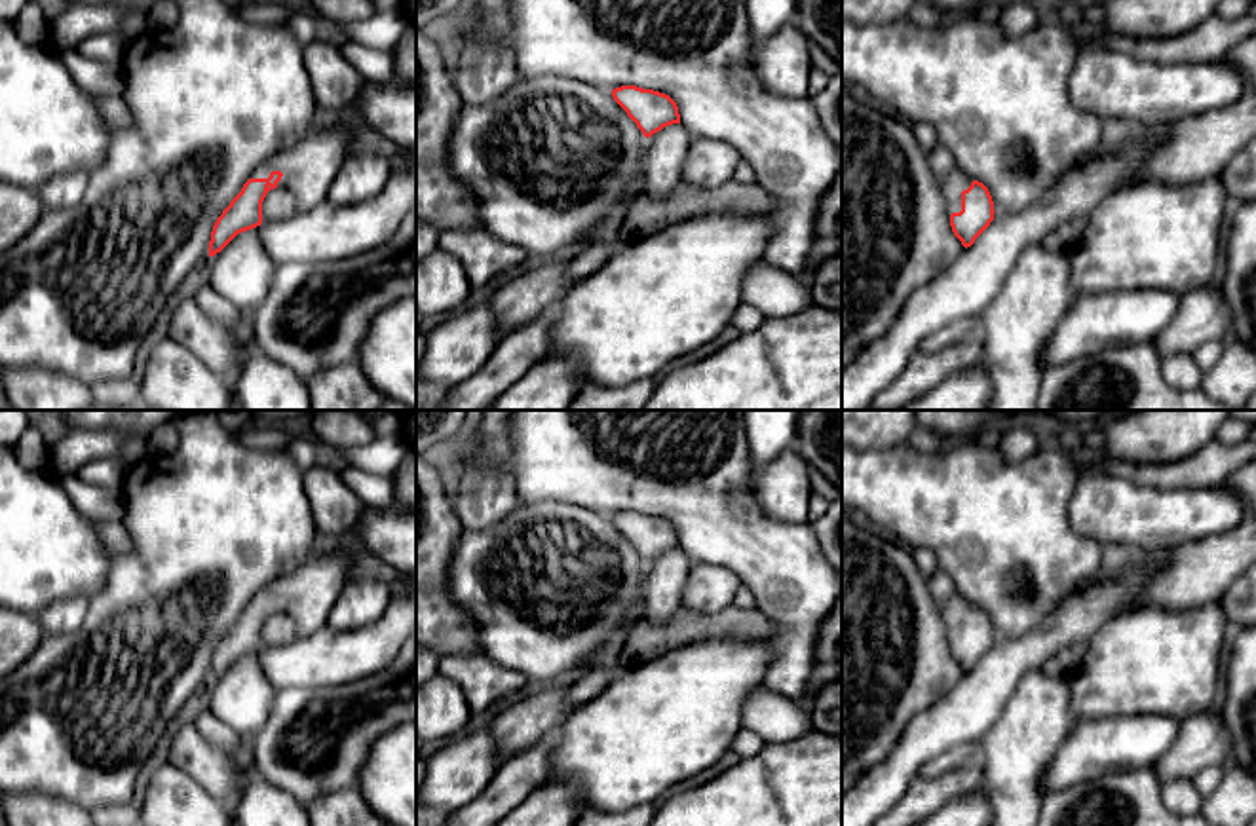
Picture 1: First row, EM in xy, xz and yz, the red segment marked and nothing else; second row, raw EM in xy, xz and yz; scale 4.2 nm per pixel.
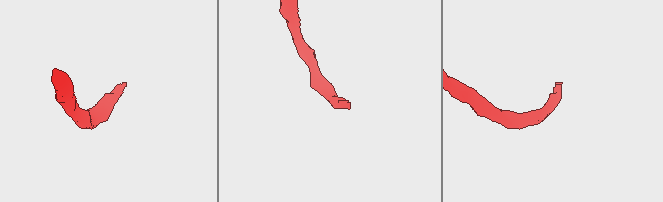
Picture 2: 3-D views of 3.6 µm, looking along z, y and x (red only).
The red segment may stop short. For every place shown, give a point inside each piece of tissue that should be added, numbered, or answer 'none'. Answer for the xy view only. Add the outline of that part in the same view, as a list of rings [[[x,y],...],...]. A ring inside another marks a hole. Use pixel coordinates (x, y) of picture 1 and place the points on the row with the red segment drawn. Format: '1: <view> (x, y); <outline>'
1: xy (308, 168); [[[346,108],[331,127],[312,129],[295,146],[266,158],[251,178],[268,178],[272,171],[281,171],[277,188],[295,194],[300,213],[310,211],[327,201],[333,180],[352,154],[357,127],[365,127],[359,110]]]

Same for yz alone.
1: yz (952, 187); [[[954,165],[950,175],[941,182],[941,190],[946,197],[948,215],[961,211],[961,192],[971,186],[971,178]]]

